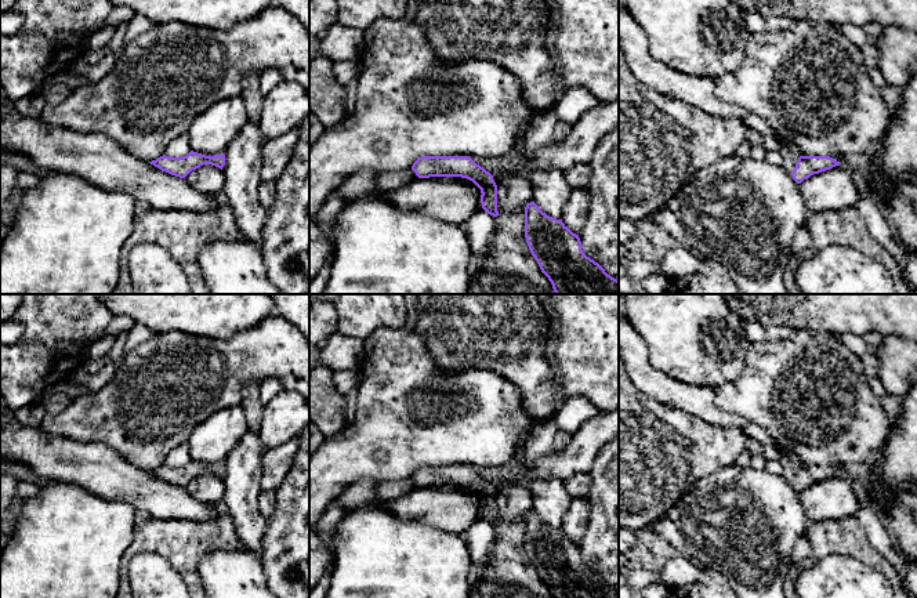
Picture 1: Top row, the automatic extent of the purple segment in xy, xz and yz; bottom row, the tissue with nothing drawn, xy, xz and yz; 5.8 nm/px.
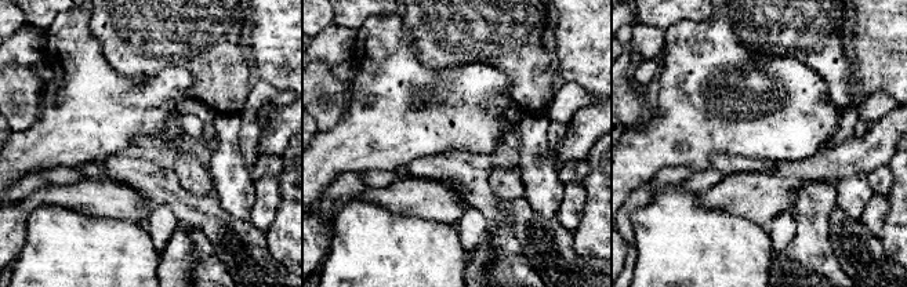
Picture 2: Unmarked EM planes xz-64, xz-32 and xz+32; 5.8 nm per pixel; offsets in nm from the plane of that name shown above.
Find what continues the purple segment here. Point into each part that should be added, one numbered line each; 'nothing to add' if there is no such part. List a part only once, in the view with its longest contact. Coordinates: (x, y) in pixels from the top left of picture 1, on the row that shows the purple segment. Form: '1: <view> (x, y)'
nothing to add

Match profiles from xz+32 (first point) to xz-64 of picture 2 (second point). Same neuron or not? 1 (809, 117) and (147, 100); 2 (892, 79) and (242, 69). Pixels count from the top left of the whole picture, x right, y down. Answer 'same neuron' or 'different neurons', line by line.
1: same neuron
2: different neurons

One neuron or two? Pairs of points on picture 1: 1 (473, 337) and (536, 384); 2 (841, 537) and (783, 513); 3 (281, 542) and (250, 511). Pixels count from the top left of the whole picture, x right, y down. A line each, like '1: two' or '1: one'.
1: one
2: two
3: two

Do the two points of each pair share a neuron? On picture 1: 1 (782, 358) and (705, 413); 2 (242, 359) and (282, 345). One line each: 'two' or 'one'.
1: two
2: one

